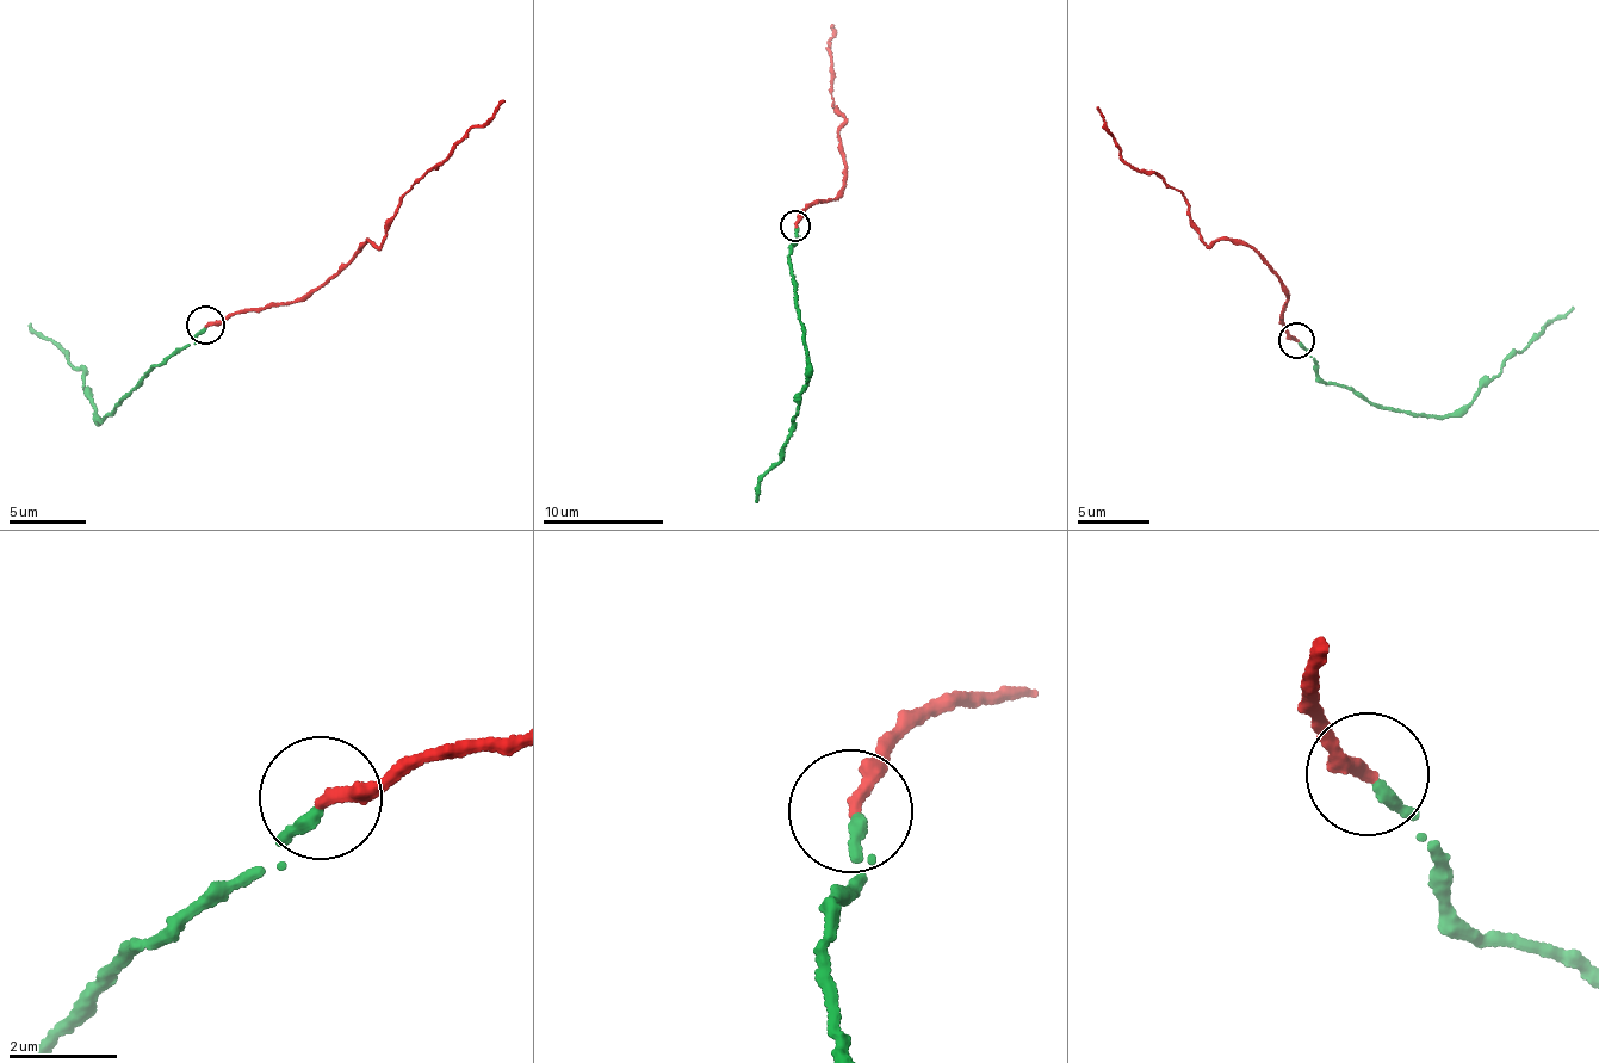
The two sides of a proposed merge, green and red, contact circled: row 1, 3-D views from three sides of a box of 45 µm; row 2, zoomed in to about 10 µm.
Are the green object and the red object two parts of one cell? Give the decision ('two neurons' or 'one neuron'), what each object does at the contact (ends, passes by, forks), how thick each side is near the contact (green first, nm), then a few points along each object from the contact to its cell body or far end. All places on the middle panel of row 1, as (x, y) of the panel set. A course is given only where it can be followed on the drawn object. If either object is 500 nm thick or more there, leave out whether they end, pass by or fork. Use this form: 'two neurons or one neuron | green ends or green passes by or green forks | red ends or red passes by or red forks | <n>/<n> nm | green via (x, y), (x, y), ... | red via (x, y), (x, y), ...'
one neuron | green ends | red ends | 200/240 nm | green via (795, 227), (798, 242), (789, 255), (789, 276), (807, 363), (793, 425), (780, 461), (763, 476), (757, 501) | red via (794, 224), (809, 206), (835, 198), (844, 175), (838, 127), (843, 119), (835, 110), (826, 48), (835, 24)

